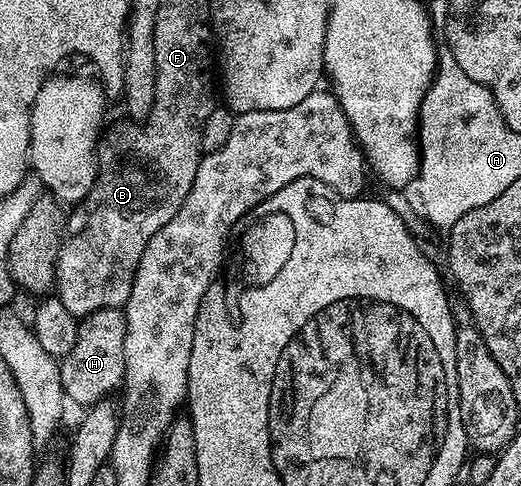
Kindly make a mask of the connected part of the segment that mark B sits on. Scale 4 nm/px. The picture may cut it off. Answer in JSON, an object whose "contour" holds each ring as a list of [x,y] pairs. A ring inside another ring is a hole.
{"contour":[[[165,81],[154,85],[154,101],[157,109],[151,107],[149,129],[140,129],[135,123],[126,123],[100,138],[97,146],[97,178],[91,191],[68,214],[65,237],[57,256],[56,296],[71,315],[84,319],[100,309],[121,309],[131,295],[135,271],[139,259],[155,231],[173,219],[175,211],[181,209],[191,187],[195,183],[195,163],[200,163],[201,132],[205,120],[212,115],[215,97],[205,97],[201,89],[169,89]]]}

